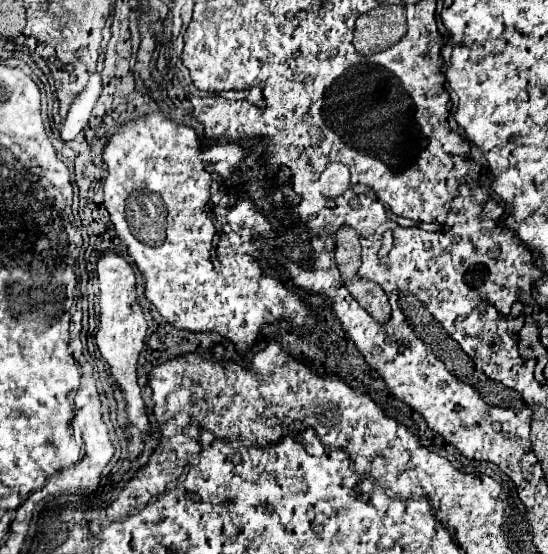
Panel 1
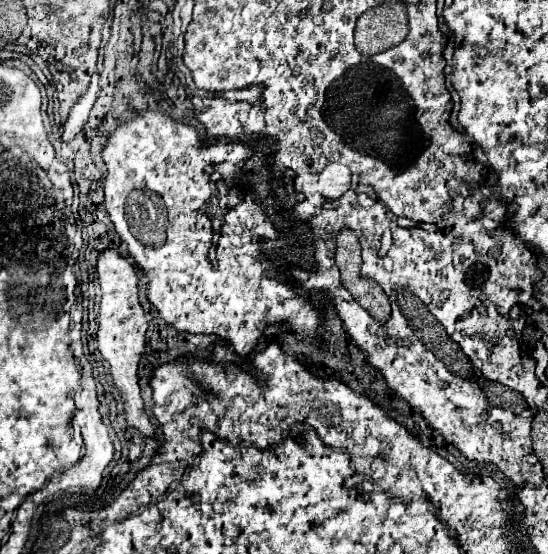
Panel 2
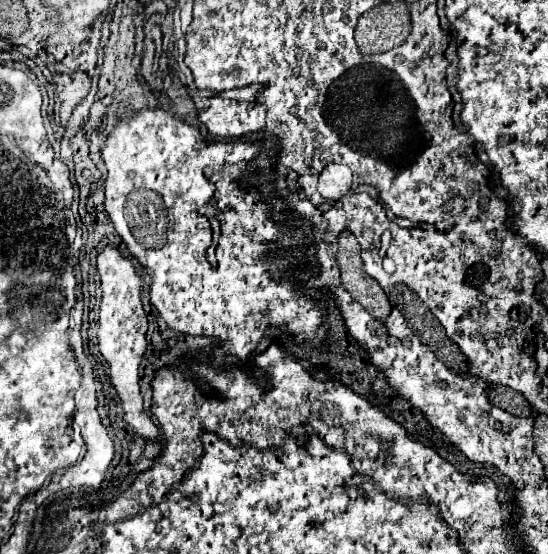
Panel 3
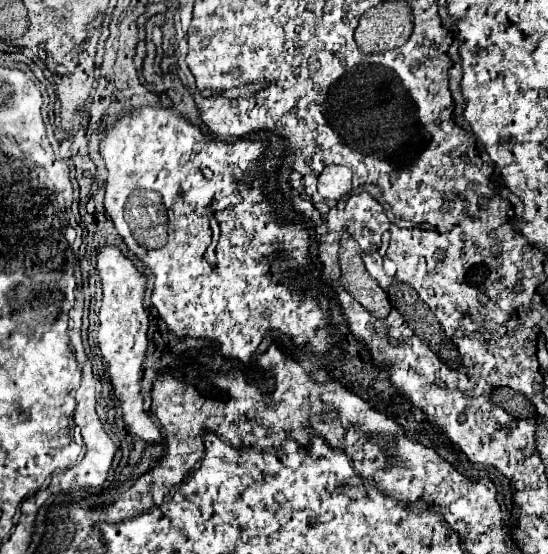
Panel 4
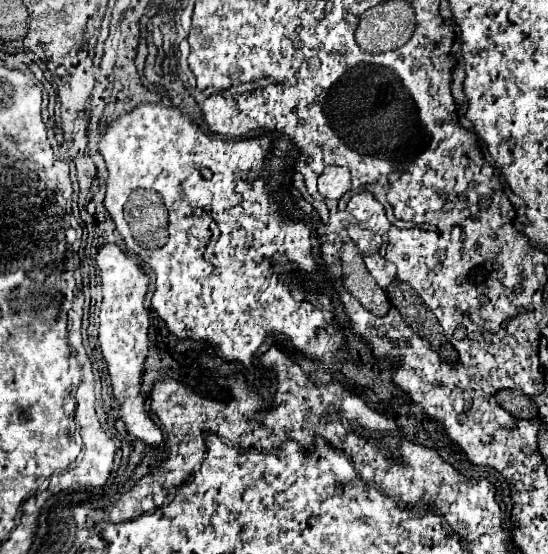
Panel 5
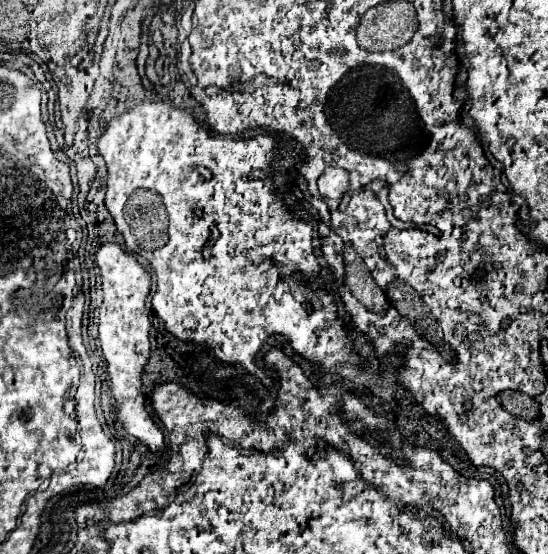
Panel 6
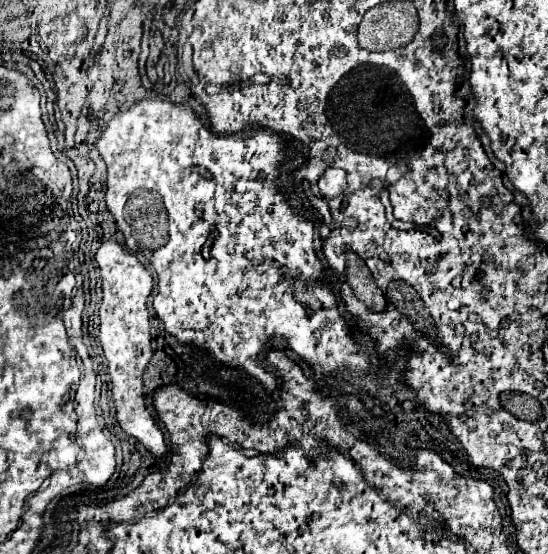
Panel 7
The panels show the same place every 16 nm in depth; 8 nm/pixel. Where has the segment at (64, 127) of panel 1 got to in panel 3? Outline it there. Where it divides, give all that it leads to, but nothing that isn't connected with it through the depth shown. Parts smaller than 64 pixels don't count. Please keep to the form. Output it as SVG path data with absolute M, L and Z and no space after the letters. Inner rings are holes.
M98 76L92 78L92 86L88 90L88 94L74 106L72 110L72 116L68 120L68 126L64 128L64 140L72 140L76 136L78 130L82 130L82 126L86 124L88 120L88 114L90 114L90 108L96 100L96 92L98 92Z

